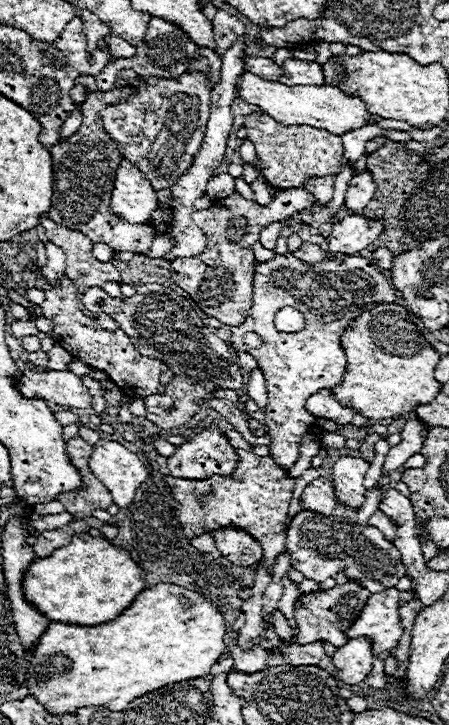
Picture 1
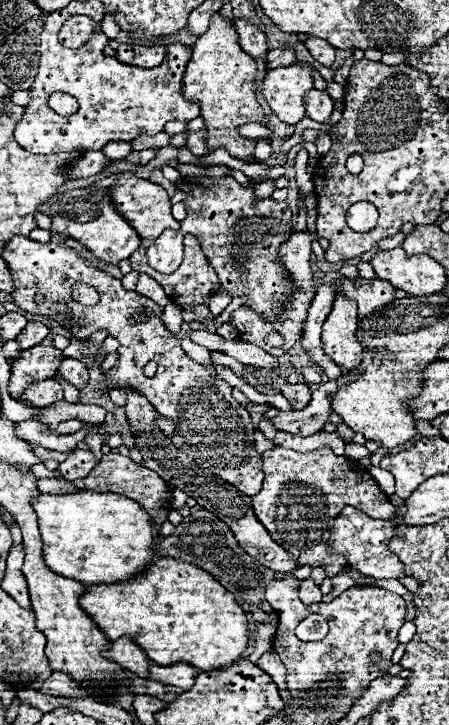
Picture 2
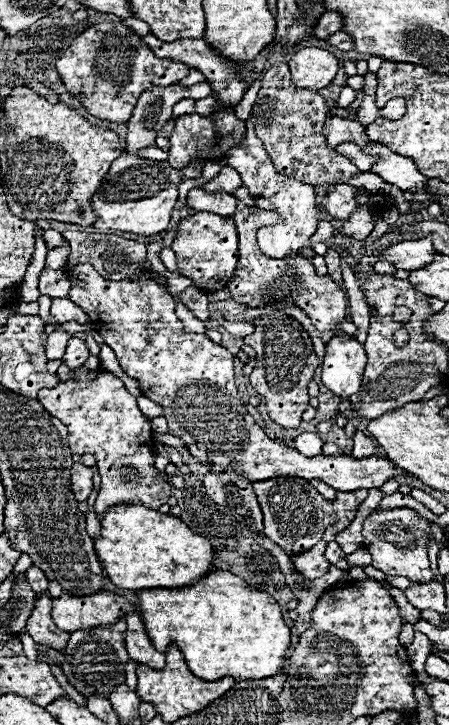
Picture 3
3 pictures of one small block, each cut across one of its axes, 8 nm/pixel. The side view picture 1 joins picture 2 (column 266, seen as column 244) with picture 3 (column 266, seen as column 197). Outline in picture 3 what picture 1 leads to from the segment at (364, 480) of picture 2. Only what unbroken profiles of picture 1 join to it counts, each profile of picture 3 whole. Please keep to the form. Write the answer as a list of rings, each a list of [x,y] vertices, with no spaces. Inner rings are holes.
[[[302,478],[260,480],[260,482],[254,482],[254,492],[256,492],[258,502],[262,506],[266,536],[276,546],[280,546],[290,558],[310,550],[322,538],[328,524],[336,524],[338,532],[348,528],[348,524],[356,516],[358,506],[368,496],[366,489],[354,490],[354,492],[338,492],[336,500],[328,502],[310,486],[310,482],[304,482]]]

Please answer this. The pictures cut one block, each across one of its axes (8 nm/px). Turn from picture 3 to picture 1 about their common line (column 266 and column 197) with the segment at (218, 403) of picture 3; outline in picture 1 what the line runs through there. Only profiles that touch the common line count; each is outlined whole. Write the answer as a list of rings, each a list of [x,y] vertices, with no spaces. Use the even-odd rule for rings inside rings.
[[[208,428],[202,434],[188,438],[184,444],[176,448],[176,454],[168,458],[168,470],[174,478],[188,478],[188,480],[202,480],[210,478],[212,474],[230,476],[232,470],[238,464],[238,456],[234,454],[230,442],[224,438],[224,434],[218,428]]]

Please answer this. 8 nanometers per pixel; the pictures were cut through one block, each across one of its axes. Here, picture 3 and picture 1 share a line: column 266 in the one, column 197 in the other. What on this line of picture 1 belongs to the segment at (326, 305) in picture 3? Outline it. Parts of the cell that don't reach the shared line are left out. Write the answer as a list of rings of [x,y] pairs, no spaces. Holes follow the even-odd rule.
[[[294,188],[294,190],[280,192],[270,202],[270,206],[262,206],[242,198],[240,194],[234,194],[216,200],[214,206],[208,210],[194,210],[192,220],[202,228],[202,232],[208,238],[206,250],[194,258],[174,260],[170,268],[174,282],[190,294],[190,298],[202,308],[202,312],[218,318],[226,326],[240,326],[246,320],[248,310],[252,306],[252,280],[254,280],[252,244],[258,242],[262,226],[274,220],[288,218],[312,206],[314,202],[316,200],[308,196],[302,188]]]

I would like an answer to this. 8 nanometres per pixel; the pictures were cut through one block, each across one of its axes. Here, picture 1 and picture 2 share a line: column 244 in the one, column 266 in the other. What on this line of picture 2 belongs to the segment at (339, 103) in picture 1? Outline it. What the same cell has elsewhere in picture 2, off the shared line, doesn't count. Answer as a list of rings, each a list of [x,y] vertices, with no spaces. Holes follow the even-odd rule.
[[[292,64],[266,72],[262,80],[262,96],[284,124],[296,126],[306,116],[302,98],[310,88],[314,88],[308,72],[312,72],[312,68]]]

